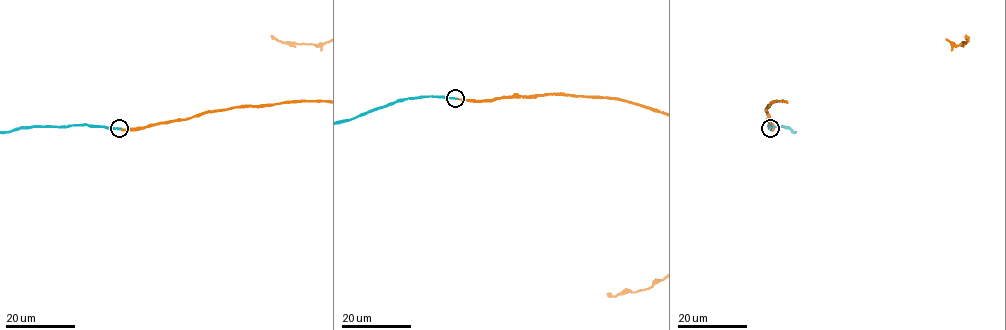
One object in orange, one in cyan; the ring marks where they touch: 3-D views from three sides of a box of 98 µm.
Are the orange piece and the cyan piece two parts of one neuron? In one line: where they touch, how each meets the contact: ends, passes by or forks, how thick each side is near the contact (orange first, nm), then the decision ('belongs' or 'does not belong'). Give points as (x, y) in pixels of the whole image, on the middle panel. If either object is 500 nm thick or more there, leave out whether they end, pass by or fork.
place (455, 98); orange ends; cyan ends; calibres 190 and 260 nm; belongs

